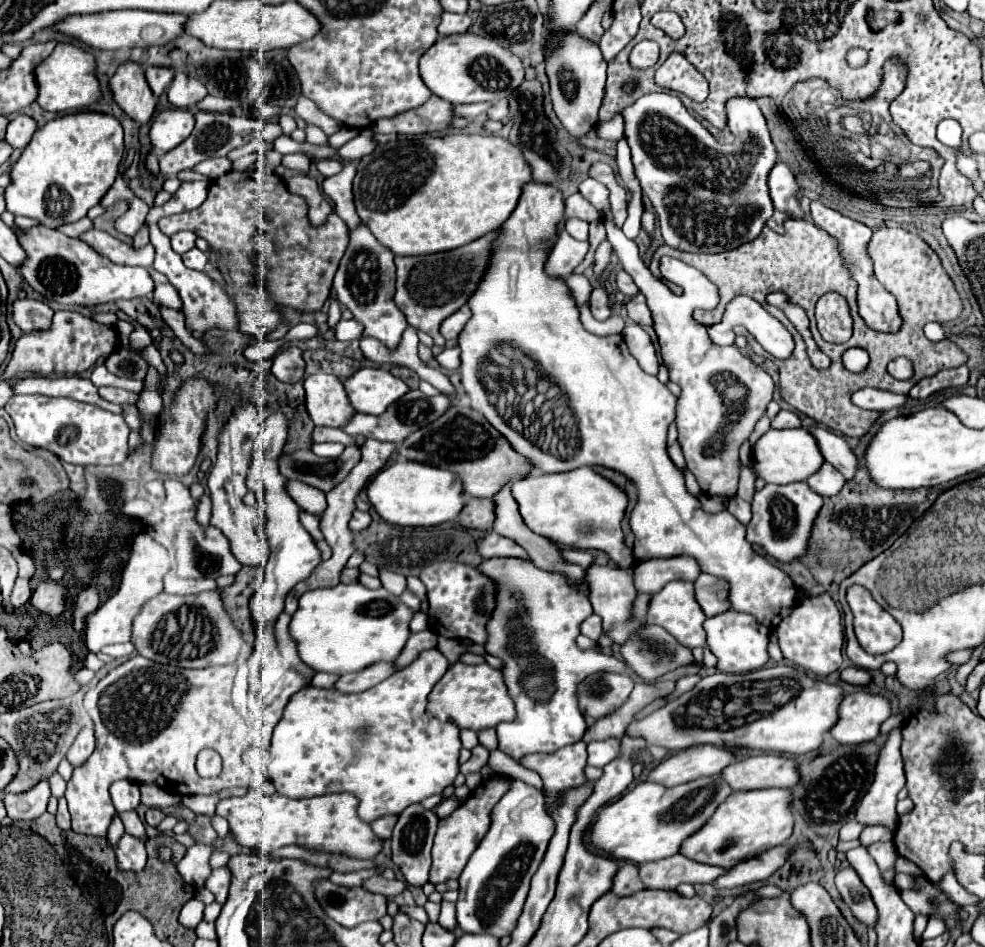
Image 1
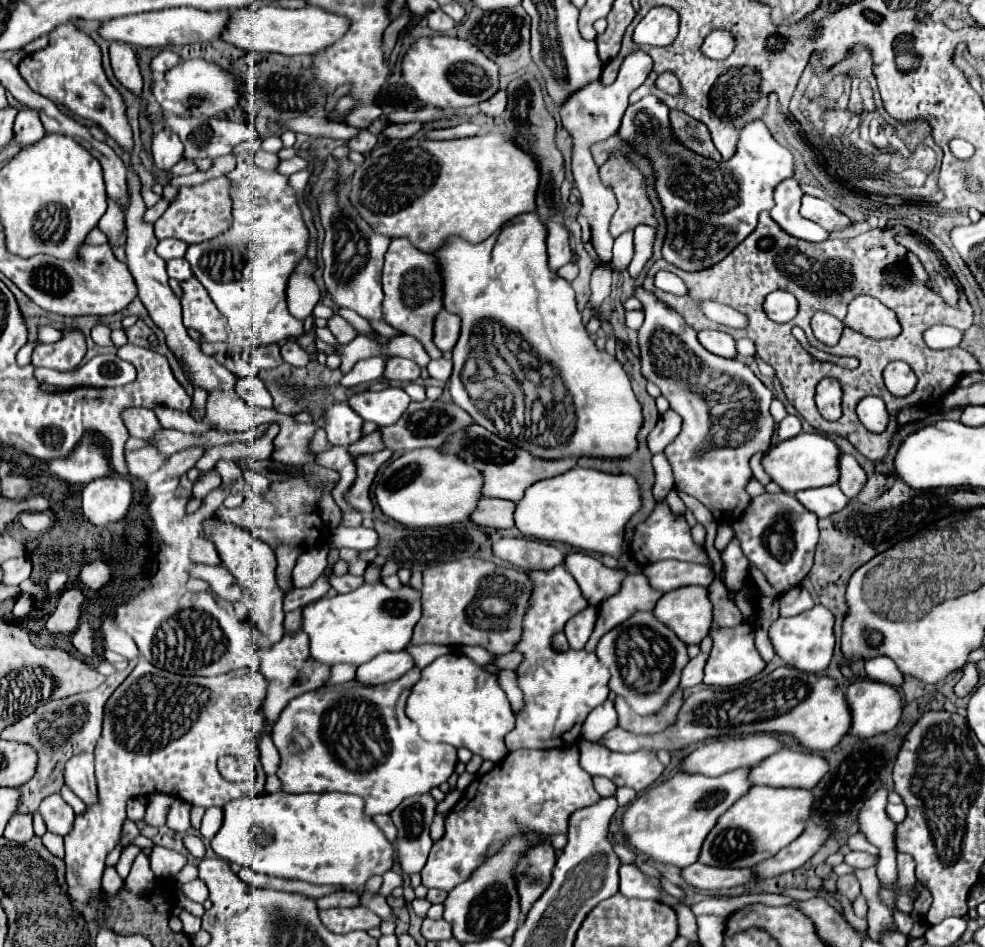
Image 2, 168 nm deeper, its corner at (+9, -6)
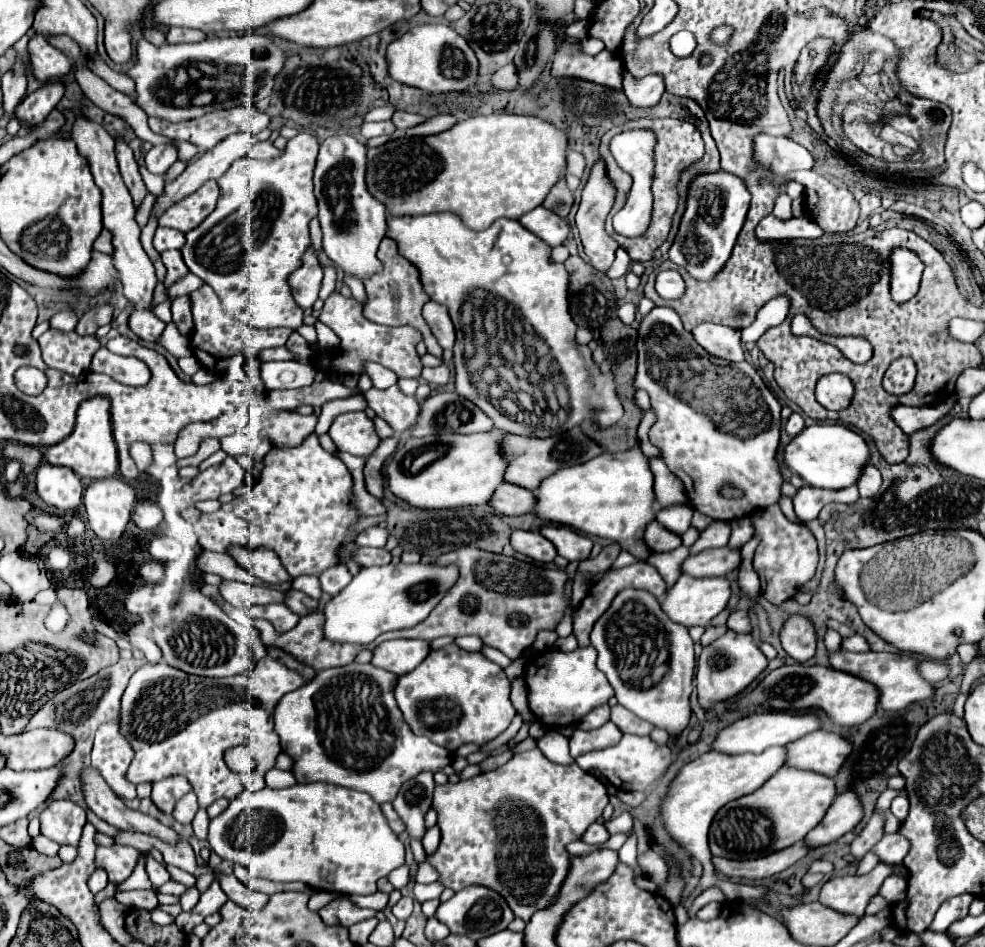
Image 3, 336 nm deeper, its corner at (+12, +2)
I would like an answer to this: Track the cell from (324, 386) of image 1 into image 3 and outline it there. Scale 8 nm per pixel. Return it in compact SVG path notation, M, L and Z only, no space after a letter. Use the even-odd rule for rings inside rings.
M348 412L336 416L328 434L340 452L348 452L360 458L368 458L380 442L372 420L364 412Z

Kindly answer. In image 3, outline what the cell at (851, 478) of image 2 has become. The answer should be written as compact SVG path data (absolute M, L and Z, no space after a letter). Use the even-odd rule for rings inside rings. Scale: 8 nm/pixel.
M866 466L866 470L862 472L860 480L858 480L858 490L860 490L860 496L862 498L870 498L874 496L880 486L882 486L882 476L880 476L880 470L876 466Z

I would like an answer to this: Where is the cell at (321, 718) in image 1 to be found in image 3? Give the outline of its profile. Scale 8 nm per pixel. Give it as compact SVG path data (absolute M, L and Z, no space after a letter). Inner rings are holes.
M348 664L340 668L328 668L318 672L306 686L286 694L274 712L276 732L280 736L282 750L294 758L294 776L298 782L330 782L350 790L362 790L378 804L392 802L400 786L416 774L430 770L438 772L454 758L442 746L436 746L424 736L414 736L402 718L402 712L394 700L394 686L398 676L390 674L374 664Z

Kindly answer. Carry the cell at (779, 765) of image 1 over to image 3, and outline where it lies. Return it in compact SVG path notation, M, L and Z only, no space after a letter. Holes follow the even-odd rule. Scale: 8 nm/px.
M818 730L800 738L788 748L786 766L796 766L800 770L820 772L824 776L834 776L842 768L842 762L852 754L850 740L838 732Z

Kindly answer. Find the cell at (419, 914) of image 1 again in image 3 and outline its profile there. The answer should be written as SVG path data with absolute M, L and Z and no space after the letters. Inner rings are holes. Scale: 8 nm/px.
M328 782L296 784L292 788L260 792L242 792L230 806L210 820L208 832L210 848L224 860L242 864L256 878L274 882L304 882L312 890L336 892L336 894L374 894L376 882L388 876L394 868L404 864L404 844L390 830L380 806L364 792L348 790Z

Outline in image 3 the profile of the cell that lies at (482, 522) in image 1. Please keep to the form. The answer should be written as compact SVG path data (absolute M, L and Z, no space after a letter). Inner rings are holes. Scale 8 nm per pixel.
M504 482L494 492L490 506L506 516L520 516L528 514L536 506L536 494L532 490L526 490L522 486L514 486L510 482Z

